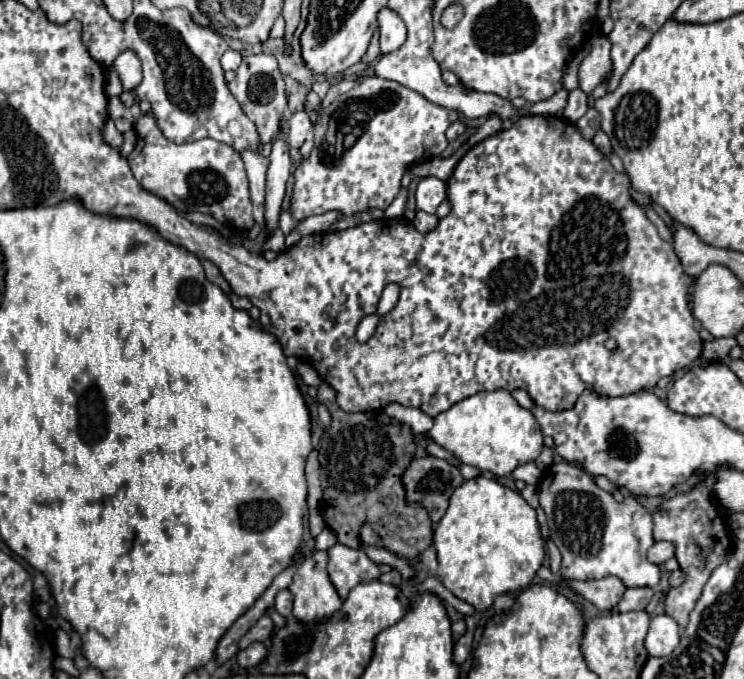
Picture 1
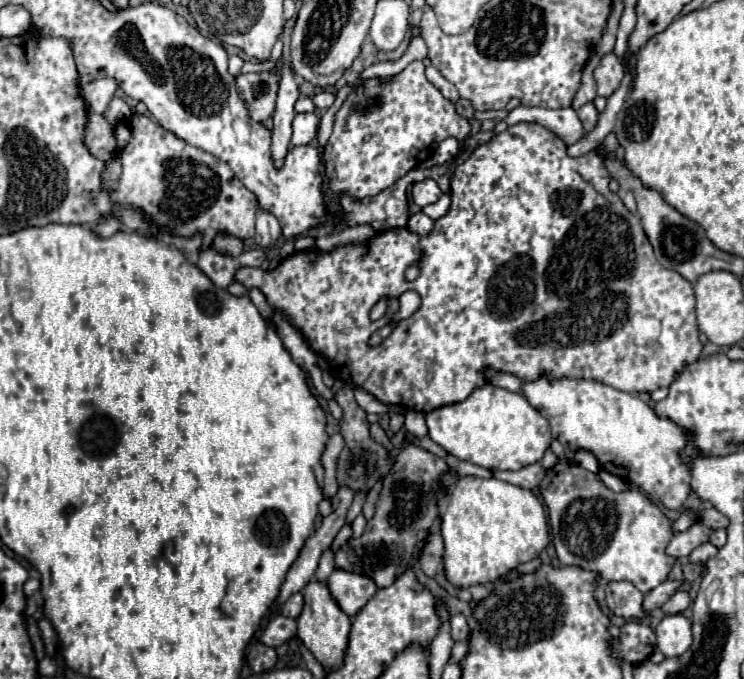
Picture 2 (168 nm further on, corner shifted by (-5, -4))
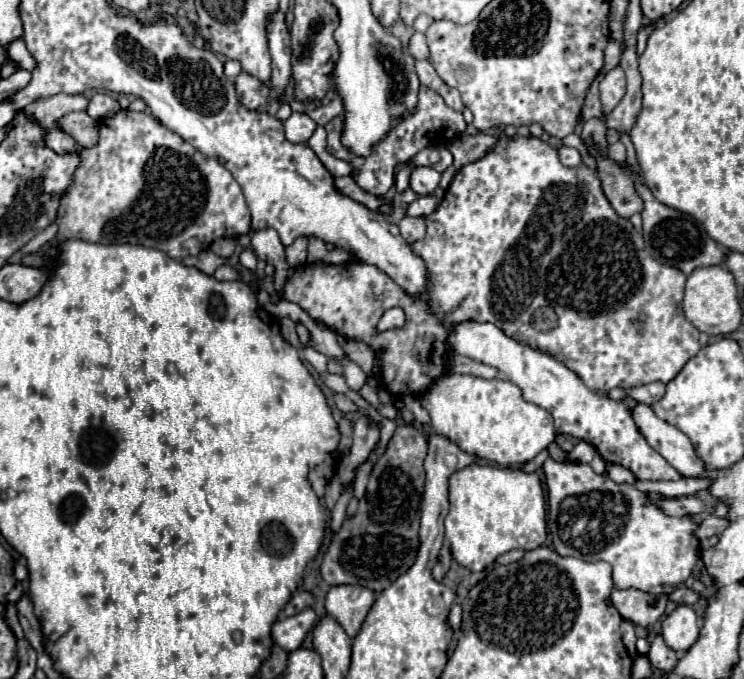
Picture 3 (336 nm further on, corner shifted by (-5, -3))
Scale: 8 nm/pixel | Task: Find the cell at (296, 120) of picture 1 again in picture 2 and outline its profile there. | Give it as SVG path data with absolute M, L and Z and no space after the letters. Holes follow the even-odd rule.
M298 113L292 121L292 145L308 145L316 139L318 117L314 113Z

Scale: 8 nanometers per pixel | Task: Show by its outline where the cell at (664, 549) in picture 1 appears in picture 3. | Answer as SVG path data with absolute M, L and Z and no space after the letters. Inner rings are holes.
M708 516L706 520L702 520L702 524L698 524L694 536L698 540L704 540L704 538L710 538L714 534L722 534L722 530L728 526L728 520L726 518L716 518L716 516Z

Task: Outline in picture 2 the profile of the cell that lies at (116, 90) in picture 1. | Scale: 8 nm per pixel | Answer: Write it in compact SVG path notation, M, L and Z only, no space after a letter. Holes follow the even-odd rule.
M98 79L88 85L80 87L80 95L84 95L84 103L88 103L88 111L104 111L114 97L114 91L118 89L118 83L114 79Z

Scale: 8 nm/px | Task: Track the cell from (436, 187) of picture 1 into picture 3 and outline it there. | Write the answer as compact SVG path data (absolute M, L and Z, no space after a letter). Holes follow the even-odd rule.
M414 168L414 170L412 170L410 188L412 188L418 196L434 194L434 190L438 188L438 182L440 182L440 172L436 172L434 168Z

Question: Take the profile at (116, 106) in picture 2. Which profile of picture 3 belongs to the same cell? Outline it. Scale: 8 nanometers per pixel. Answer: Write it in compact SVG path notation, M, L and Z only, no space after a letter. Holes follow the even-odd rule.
M96 94L90 98L90 106L86 112L96 120L106 120L120 112L120 104L116 98L112 98L108 94Z

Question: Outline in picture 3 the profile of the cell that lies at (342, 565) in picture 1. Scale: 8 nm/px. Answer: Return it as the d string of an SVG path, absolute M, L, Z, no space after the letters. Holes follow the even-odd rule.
M340 584L332 586L326 594L326 612L336 618L348 636L356 636L370 606L374 602L374 592L366 586Z

